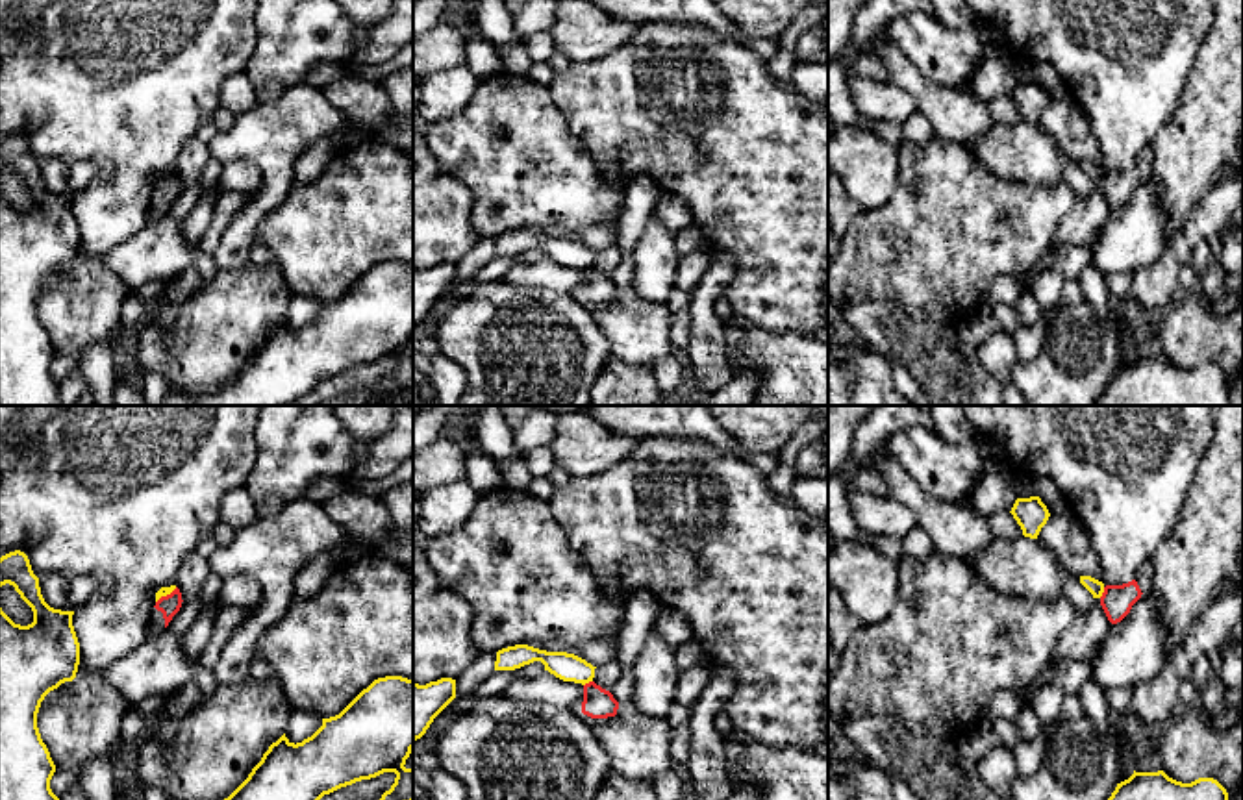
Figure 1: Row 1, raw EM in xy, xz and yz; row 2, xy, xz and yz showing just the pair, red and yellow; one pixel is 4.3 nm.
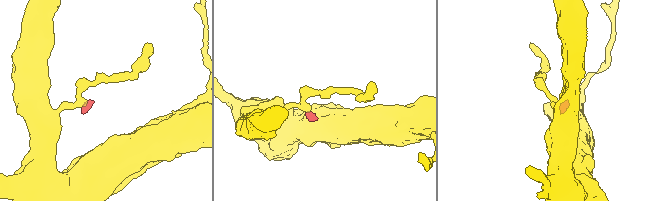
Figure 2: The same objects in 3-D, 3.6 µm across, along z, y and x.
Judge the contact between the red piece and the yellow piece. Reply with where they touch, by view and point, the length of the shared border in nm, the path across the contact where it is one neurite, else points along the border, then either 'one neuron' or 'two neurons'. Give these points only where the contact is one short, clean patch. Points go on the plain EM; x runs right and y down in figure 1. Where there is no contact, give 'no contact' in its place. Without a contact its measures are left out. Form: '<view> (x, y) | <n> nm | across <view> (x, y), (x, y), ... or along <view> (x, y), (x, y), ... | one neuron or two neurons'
yz (1103, 178) | 50 nm | along yz (1104, 173), (1099, 182) | two neurons

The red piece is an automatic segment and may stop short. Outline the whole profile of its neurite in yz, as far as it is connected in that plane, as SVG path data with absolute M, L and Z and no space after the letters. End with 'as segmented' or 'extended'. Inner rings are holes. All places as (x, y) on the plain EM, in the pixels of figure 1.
M1145 146L1137 154L1137 161L1123 170L1106 170L1100 181L1100 191L1111 209L1121 207L1132 194L1132 191L1150 176L1154 152L1152 146Z; extended

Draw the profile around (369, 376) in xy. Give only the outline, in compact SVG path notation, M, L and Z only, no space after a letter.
M383 357L376 363L361 365L352 370L341 372L330 380L324 380L313 393L304 396L295 406L322 406L324 402L356 391L359 387L374 389L382 383L385 376L391 374L395 363L395 357Z

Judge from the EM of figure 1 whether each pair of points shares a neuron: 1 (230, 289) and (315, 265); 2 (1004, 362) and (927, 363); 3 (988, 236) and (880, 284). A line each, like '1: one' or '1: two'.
1: two
2: two
3: one

